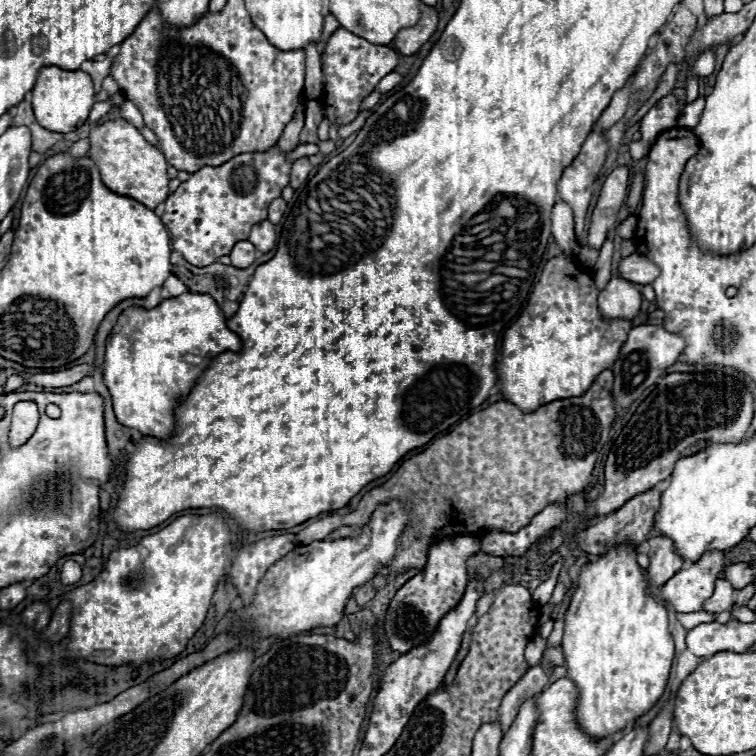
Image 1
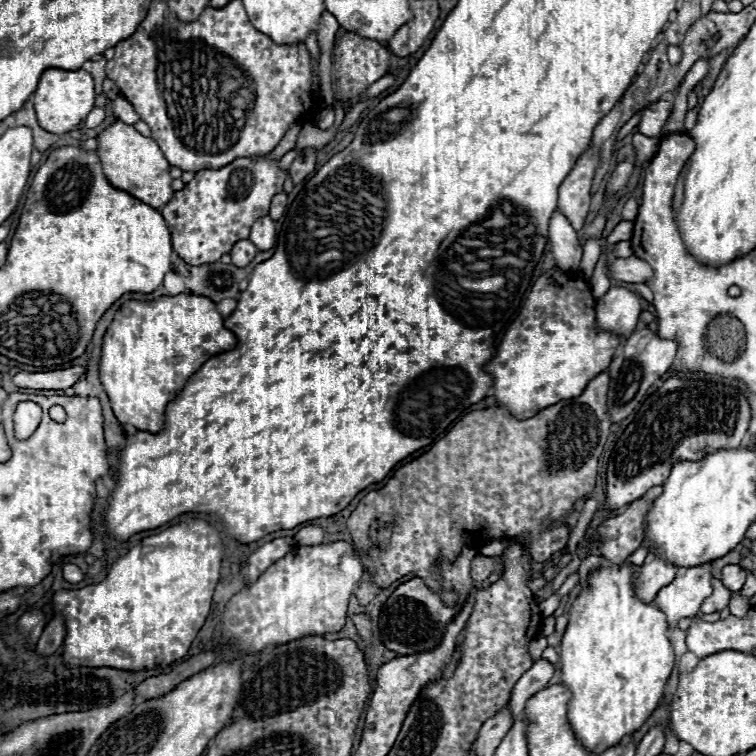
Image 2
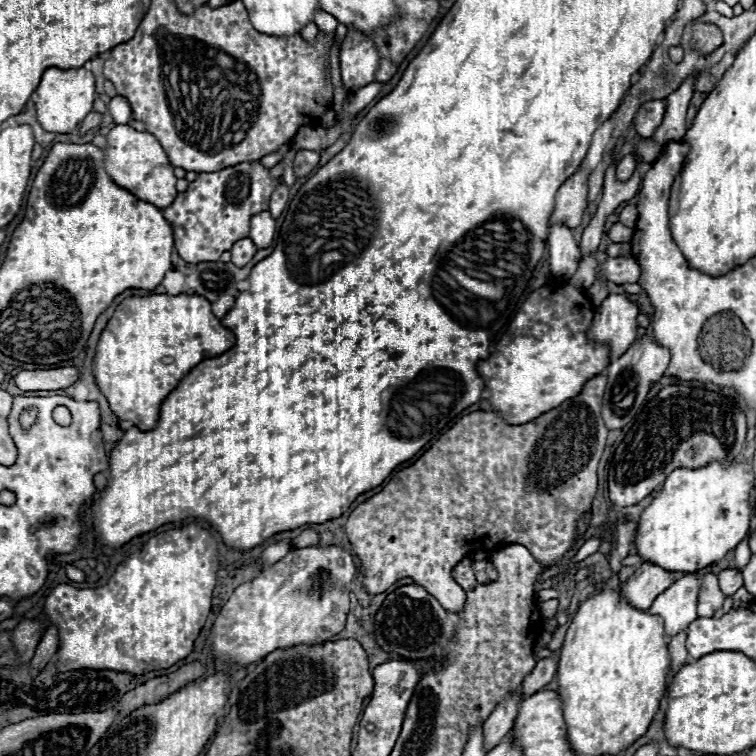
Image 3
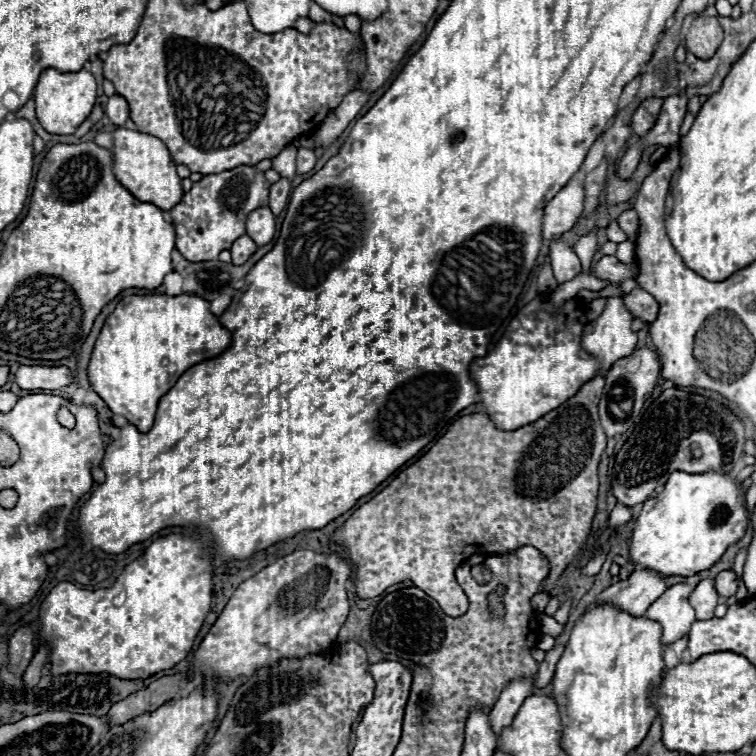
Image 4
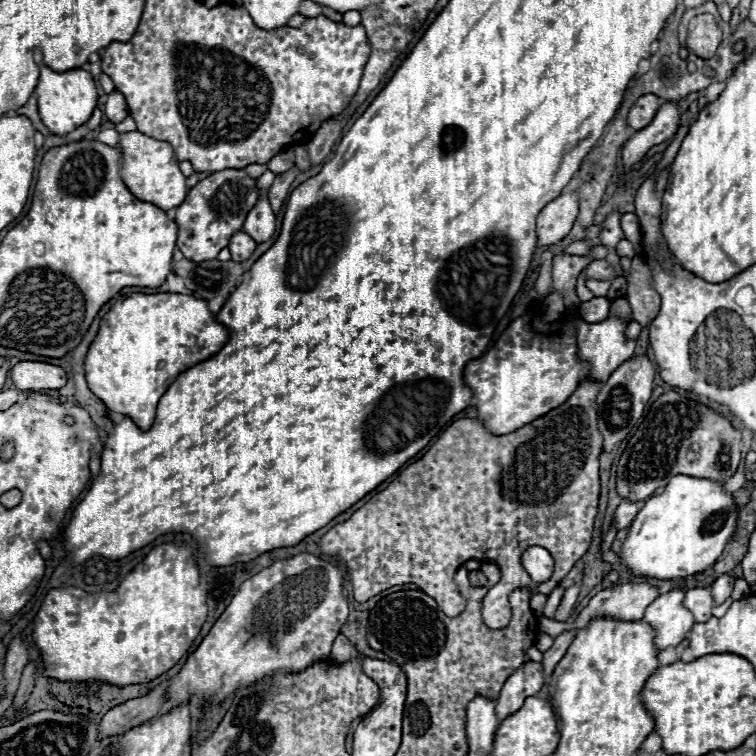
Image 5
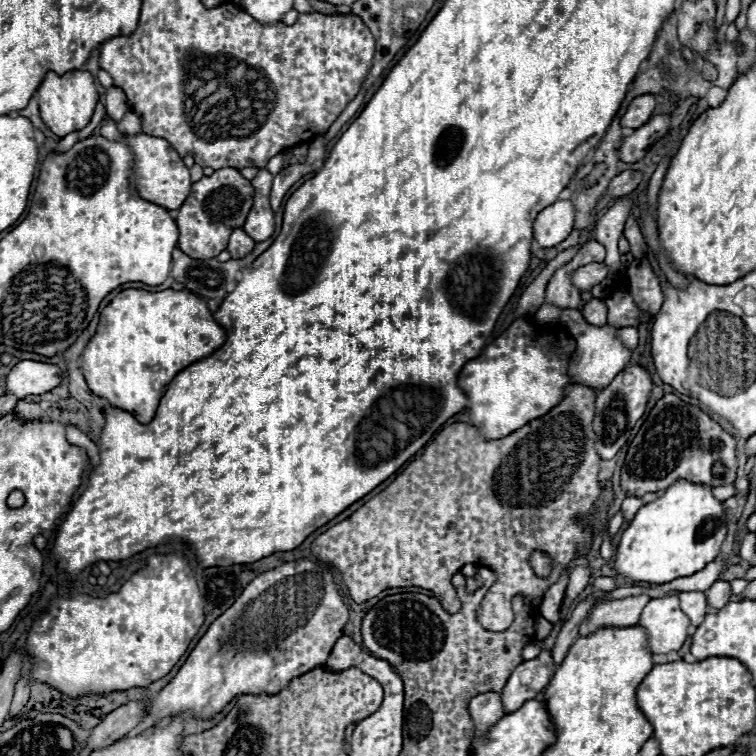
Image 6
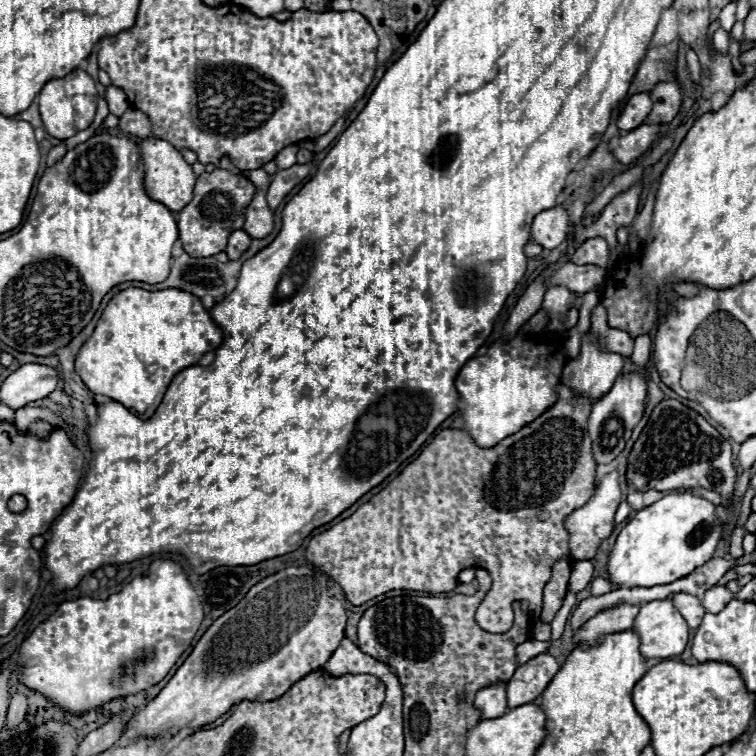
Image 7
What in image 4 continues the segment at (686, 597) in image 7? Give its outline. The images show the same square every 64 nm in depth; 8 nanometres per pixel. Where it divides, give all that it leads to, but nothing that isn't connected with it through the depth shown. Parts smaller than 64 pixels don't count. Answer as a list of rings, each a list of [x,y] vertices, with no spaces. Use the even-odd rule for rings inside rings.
[[[702,580],[690,594],[688,602],[696,610],[698,620],[710,620],[718,604],[718,594],[714,590],[714,580]]]

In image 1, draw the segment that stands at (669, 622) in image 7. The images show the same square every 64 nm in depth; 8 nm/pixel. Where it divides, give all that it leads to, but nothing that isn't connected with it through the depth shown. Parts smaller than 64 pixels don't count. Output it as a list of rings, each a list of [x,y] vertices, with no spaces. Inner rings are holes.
[[[708,552],[704,554],[698,562],[682,568],[676,572],[660,590],[662,602],[668,606],[672,614],[688,614],[688,612],[698,612],[702,610],[702,604],[706,598],[712,596],[714,592],[714,582],[718,580],[718,574],[724,570],[724,556],[728,552]]]

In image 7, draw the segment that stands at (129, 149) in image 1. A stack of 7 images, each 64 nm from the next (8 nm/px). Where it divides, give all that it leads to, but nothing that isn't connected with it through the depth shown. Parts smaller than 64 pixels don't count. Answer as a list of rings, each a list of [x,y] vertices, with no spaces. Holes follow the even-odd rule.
[[[144,138],[140,140],[140,152],[142,152],[142,162],[144,162],[144,186],[146,192],[152,200],[162,202],[170,210],[178,212],[192,200],[192,188],[196,184],[196,174],[192,166],[182,158],[182,154],[166,140],[158,138]]]

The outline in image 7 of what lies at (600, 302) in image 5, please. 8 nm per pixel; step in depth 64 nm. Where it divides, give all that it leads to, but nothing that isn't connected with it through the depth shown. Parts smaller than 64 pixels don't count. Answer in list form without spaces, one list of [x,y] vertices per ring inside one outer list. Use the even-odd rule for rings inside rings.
[[[596,306],[592,310],[592,326],[590,326],[590,332],[596,336],[598,344],[604,350],[608,350],[608,352],[620,352],[624,356],[630,356],[632,354],[634,340],[626,332],[608,326],[608,322],[606,322],[606,310],[602,306]]]

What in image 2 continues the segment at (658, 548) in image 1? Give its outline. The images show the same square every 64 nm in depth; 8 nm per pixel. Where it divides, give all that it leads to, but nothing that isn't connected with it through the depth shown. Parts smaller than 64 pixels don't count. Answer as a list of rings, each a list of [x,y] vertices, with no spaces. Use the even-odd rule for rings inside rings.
[[[648,554],[644,564],[640,566],[638,578],[634,582],[636,598],[642,600],[644,604],[650,604],[656,598],[656,594],[660,592],[660,588],[668,586],[674,580],[676,572],[678,572],[678,566],[666,564],[656,554]]]

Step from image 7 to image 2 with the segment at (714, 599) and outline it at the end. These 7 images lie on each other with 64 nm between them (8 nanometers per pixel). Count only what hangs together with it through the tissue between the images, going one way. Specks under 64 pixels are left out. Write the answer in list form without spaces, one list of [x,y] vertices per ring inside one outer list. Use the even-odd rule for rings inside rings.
[[[734,564],[734,566],[724,566],[722,568],[722,584],[730,590],[730,592],[738,592],[738,590],[742,590],[742,584],[746,582],[746,570],[744,568],[740,568],[738,564]]]

